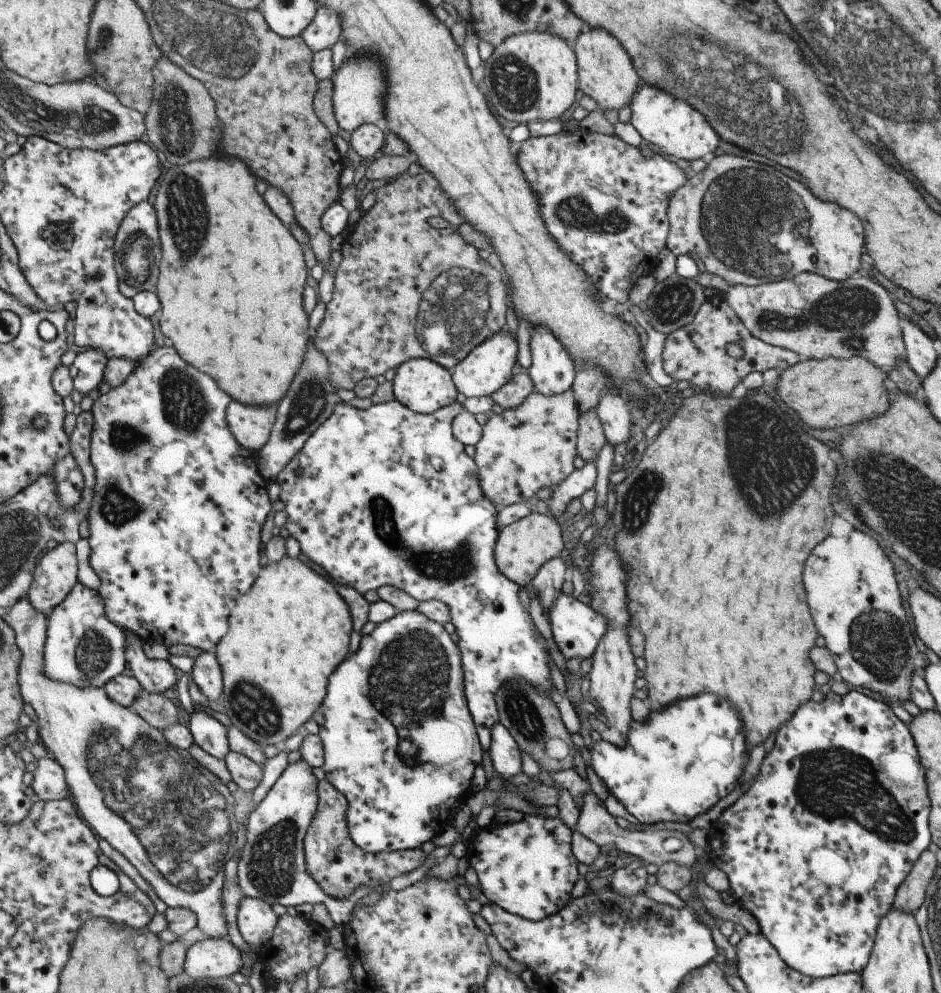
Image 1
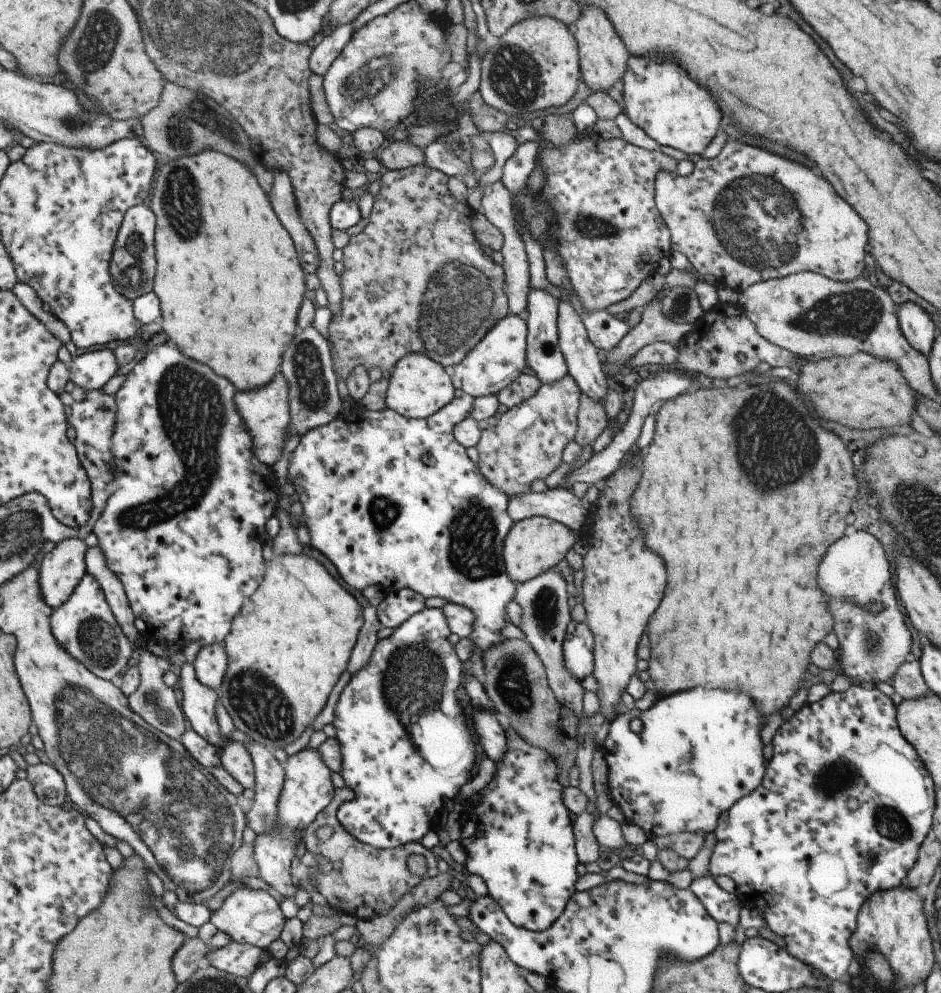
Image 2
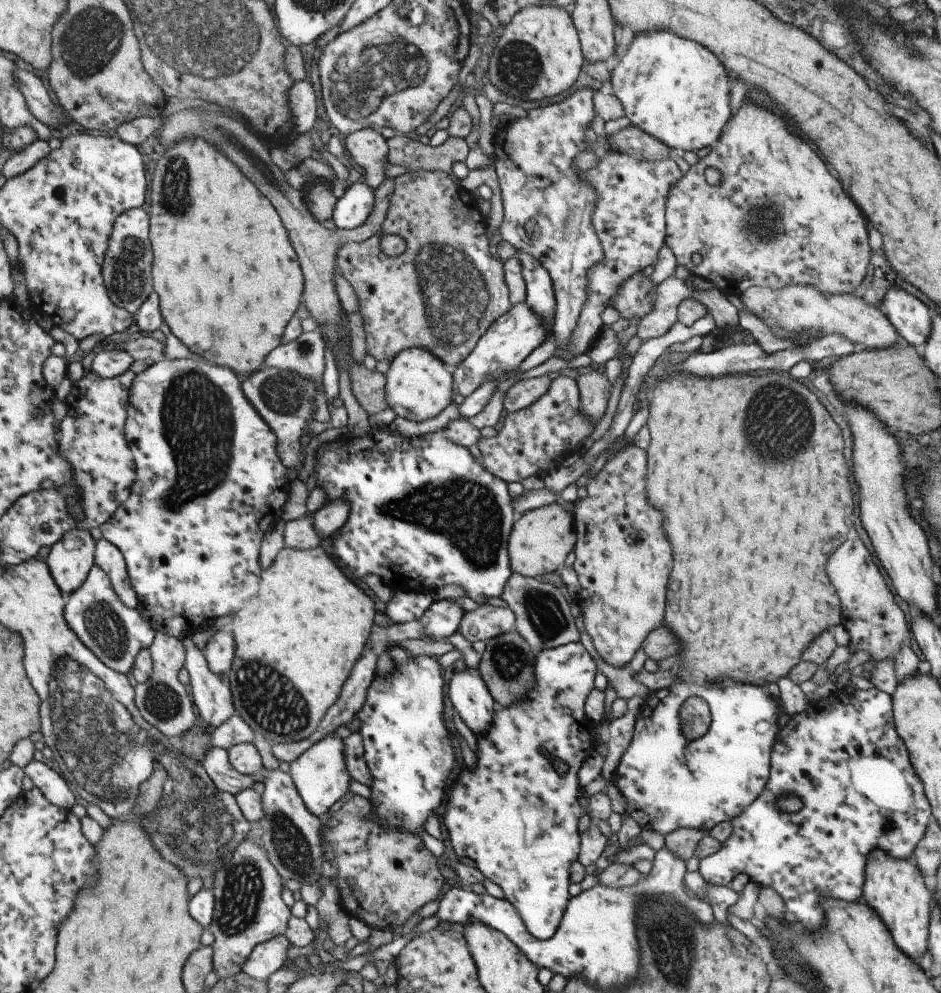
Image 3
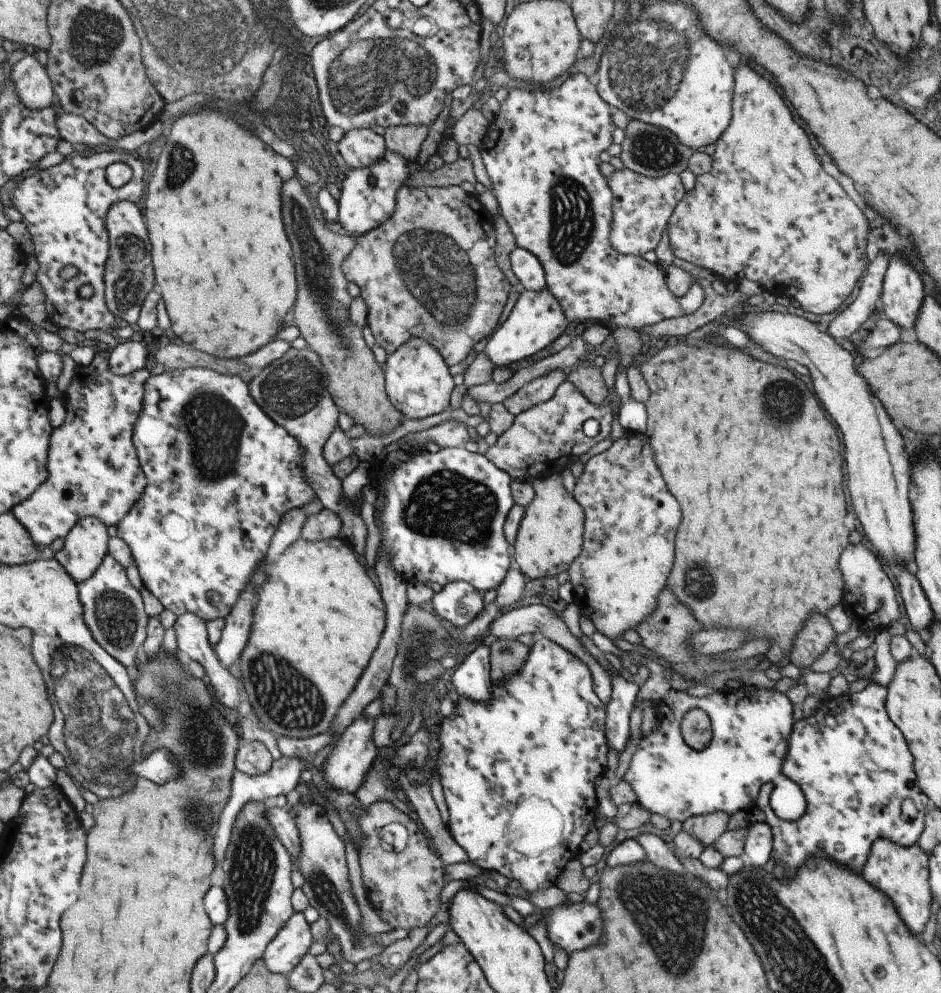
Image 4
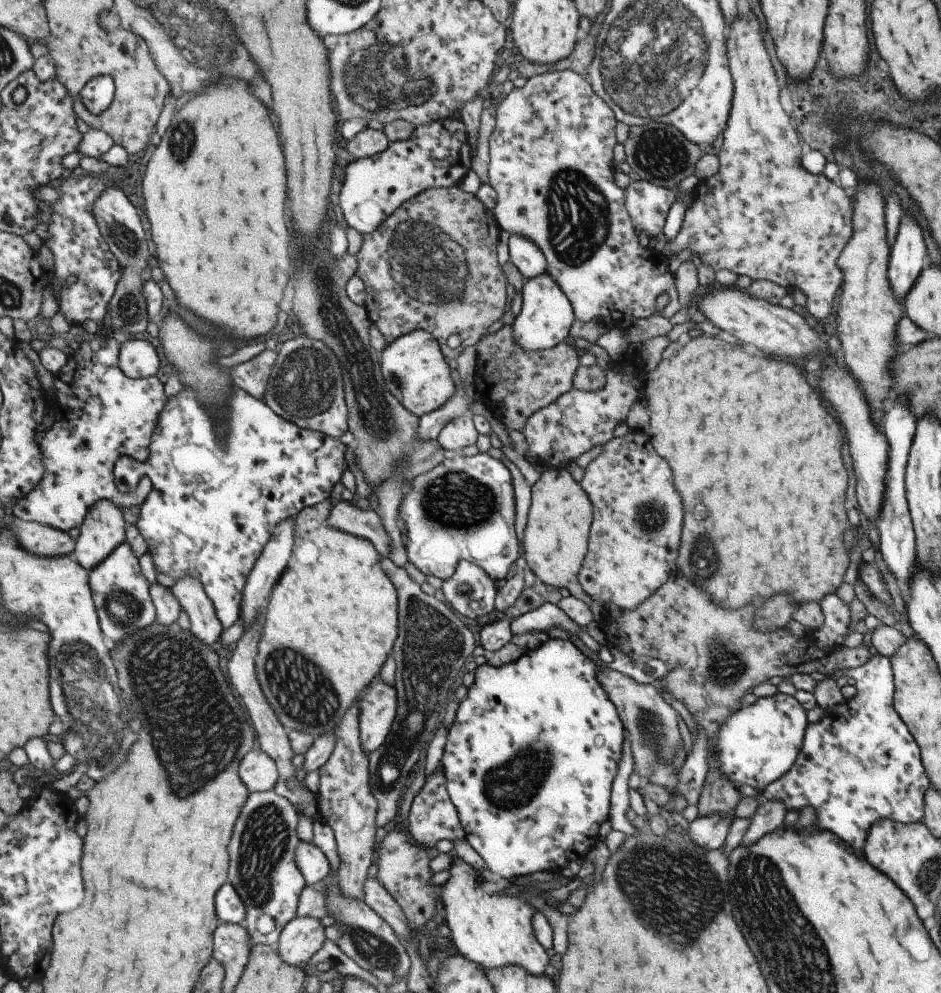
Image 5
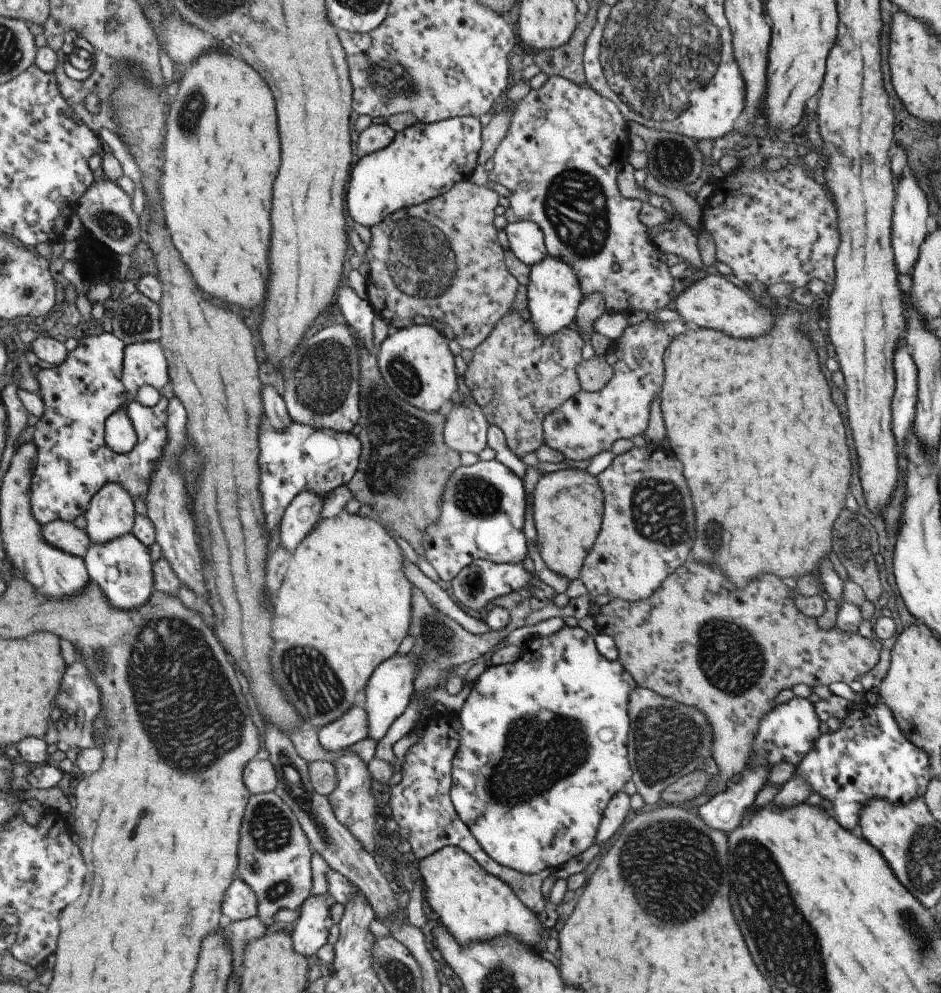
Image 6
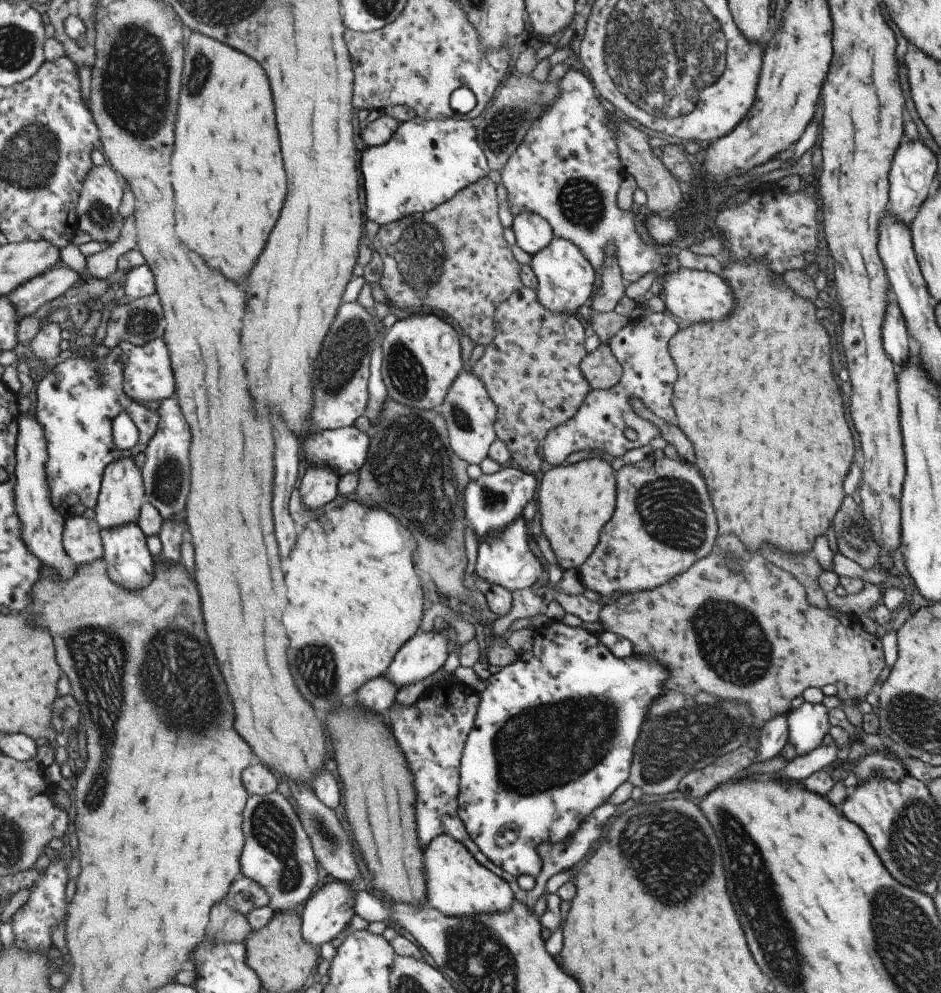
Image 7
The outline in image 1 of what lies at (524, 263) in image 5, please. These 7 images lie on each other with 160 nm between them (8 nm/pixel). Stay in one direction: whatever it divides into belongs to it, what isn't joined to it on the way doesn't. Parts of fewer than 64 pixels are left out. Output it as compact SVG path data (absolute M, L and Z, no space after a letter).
M547 326L535 327L530 345L532 365L527 372L534 380L536 390L554 395L571 388L576 367L553 332Z

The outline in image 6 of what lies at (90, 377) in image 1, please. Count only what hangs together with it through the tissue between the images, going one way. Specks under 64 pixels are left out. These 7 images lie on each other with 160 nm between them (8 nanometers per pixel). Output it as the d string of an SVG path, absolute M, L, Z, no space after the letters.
M147 341L127 345L122 381L131 401L137 400L137 392L147 384L163 390L171 378L161 344Z

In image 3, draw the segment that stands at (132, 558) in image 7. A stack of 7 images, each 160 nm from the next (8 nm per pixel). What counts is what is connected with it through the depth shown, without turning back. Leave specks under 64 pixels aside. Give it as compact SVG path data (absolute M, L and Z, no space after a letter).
M95 564L89 578L78 591L66 596L66 619L70 627L91 647L103 662L117 672L127 674L134 667L137 655L156 639L156 628L147 620L137 604L129 606L116 593L113 581Z

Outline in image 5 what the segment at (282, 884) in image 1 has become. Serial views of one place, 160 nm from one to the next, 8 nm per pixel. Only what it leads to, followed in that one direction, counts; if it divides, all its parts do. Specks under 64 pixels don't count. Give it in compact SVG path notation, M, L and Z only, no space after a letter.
M377 677L361 695L358 704L360 705L360 735L364 751L370 758L370 754L387 740L393 730L398 711L397 689L394 685L389 686L387 682L383 682Z

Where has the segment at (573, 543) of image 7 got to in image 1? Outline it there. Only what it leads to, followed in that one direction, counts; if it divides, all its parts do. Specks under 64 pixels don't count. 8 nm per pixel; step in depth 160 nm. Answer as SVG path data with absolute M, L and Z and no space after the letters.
M533 512L501 530L495 556L502 573L520 587L524 587L532 584L532 580L543 566L558 557L561 550L561 527L557 524L556 518L553 515Z

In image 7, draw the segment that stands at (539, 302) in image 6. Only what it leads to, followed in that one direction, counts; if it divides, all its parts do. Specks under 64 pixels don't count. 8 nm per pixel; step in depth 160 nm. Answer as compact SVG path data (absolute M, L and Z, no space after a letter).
M554 238L535 256L527 258L526 263L533 267L538 276L538 299L548 309L573 314L573 310L585 304L585 300L589 298L593 288L593 267L575 243L567 239Z

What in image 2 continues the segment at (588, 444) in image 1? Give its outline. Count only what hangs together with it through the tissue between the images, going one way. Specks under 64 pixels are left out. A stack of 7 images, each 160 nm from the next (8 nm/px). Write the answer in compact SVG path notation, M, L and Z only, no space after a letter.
M586 394L579 396L578 431L575 432L575 444L580 447L591 444L606 427L605 402L596 401Z

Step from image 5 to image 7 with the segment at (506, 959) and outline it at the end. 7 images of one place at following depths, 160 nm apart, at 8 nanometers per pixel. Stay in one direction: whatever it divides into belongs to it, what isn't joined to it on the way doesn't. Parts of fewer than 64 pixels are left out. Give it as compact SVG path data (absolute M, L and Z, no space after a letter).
M451 835L436 836L435 844L427 848L426 879L428 898L424 899L425 906L442 910L449 916L510 911L517 898L511 885L503 877L485 868L466 844Z

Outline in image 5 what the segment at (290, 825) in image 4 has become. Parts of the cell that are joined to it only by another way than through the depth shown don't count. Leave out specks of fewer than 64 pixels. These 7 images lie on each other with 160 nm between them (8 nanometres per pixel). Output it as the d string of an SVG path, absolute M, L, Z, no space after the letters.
M302 842L299 845L296 861L304 872L306 881L312 886L325 880L333 870L329 864L329 858L323 854L323 850L311 843Z

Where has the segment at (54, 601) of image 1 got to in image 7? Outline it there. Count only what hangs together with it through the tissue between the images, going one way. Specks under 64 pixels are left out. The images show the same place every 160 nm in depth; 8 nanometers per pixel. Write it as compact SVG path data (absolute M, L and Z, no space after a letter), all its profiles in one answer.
M123 457L106 468L98 505L95 508L95 518L102 529L137 523L142 514L142 506L146 502L146 484L142 468L135 464L133 457Z

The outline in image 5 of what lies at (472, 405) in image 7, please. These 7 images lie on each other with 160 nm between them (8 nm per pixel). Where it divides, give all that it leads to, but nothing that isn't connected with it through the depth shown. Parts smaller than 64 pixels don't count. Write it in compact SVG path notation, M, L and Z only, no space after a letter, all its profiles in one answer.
M465 411L463 416L449 421L437 439L443 448L456 453L467 446L477 445L480 435L474 416Z

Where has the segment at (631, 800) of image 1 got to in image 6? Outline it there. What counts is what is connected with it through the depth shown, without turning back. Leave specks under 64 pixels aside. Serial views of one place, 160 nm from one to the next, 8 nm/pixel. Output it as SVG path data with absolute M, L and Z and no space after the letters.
M794 697L787 703L774 707L759 721L748 760L751 757L761 757L766 760L766 767L769 770L781 761L798 765L820 737L819 721L814 706L803 697Z

